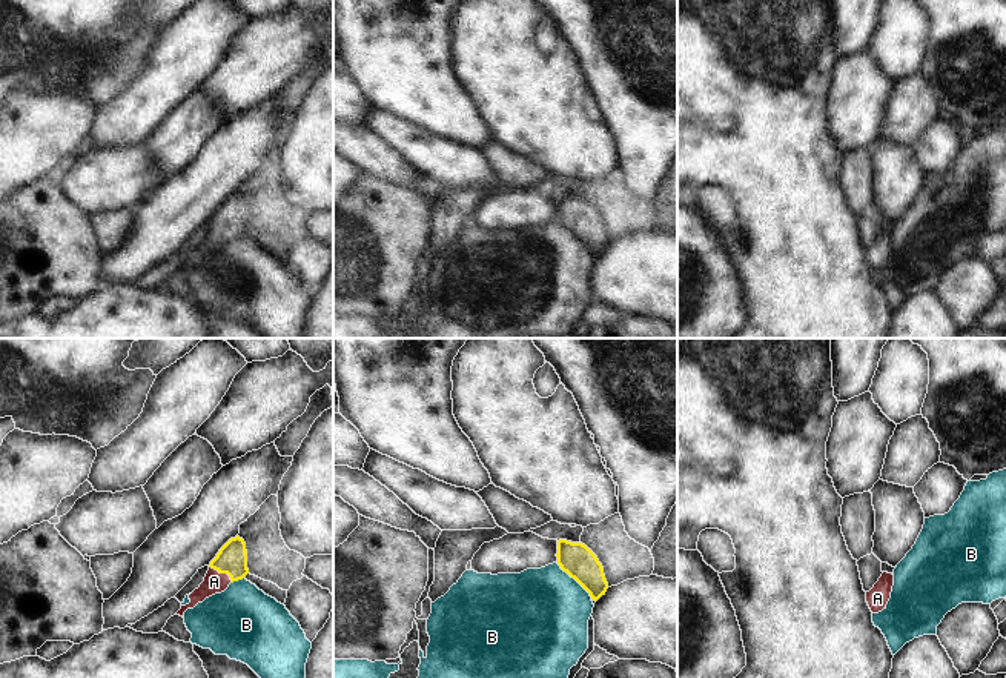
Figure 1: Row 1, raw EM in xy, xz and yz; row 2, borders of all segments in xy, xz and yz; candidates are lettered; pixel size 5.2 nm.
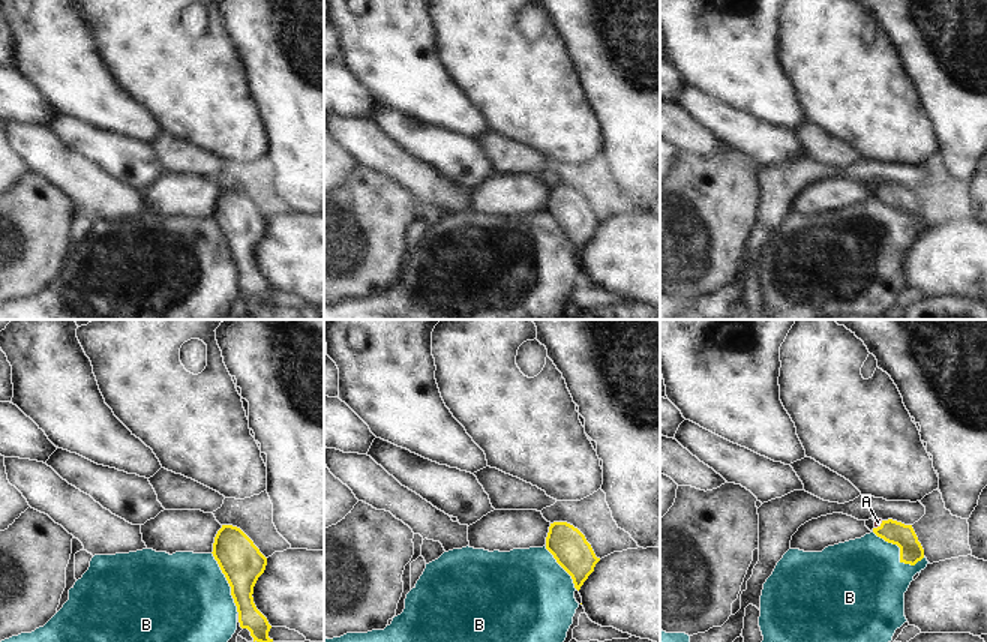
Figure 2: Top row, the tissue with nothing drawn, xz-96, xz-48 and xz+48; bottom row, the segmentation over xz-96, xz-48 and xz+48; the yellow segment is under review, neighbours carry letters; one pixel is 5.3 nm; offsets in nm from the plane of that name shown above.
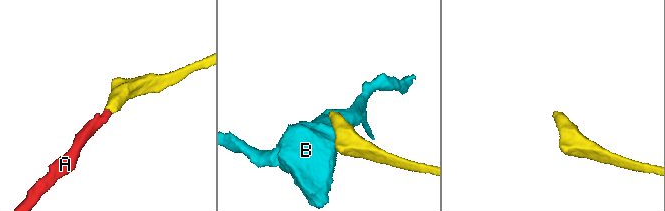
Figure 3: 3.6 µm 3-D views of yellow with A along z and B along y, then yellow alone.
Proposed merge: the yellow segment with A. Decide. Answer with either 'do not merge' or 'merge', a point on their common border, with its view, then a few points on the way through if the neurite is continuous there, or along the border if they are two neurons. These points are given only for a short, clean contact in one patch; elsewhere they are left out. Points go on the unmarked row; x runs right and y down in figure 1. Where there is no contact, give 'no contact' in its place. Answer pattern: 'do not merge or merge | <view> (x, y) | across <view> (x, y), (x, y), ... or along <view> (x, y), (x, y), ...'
merge | xy (221, 228) | across xy (232, 214), (221, 228), (214, 237)

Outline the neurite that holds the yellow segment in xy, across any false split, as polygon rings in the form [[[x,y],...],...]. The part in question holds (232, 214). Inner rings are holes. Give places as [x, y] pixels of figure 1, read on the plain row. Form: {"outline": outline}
{"outline": [[[238,191],[230,194],[210,217],[204,237],[195,244],[189,255],[190,258],[181,261],[175,269],[184,274],[187,264],[194,264],[206,254],[224,248],[230,238],[243,235],[249,229],[246,198]]]}

